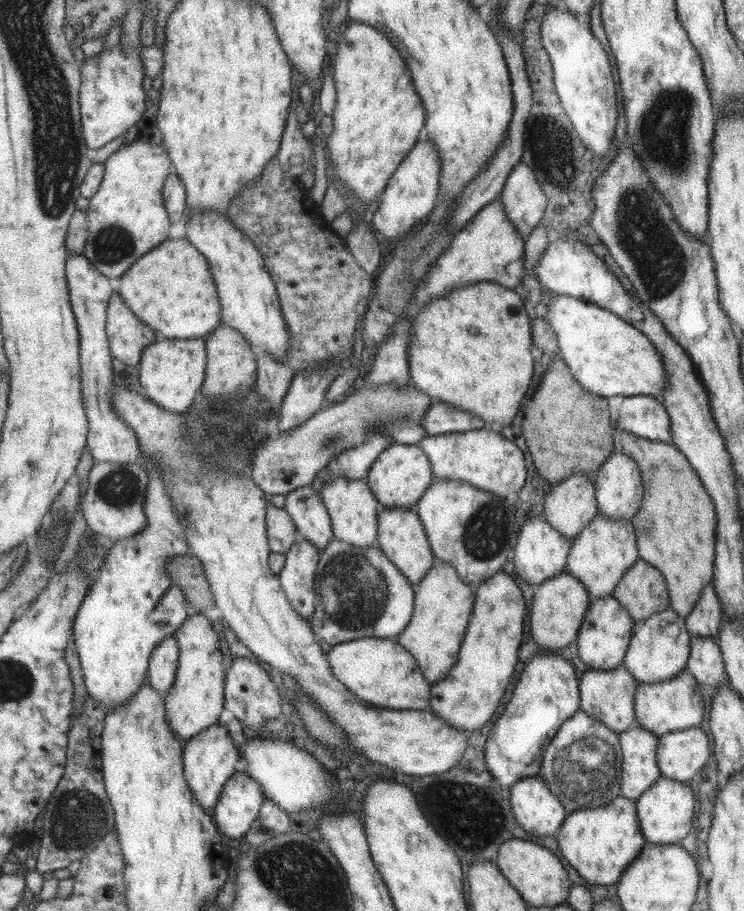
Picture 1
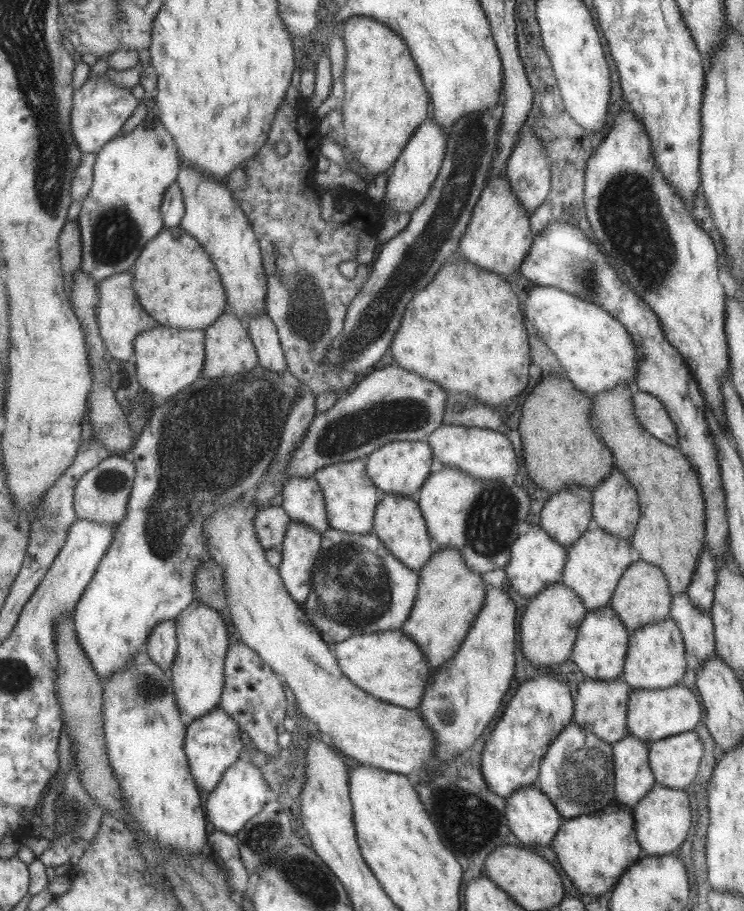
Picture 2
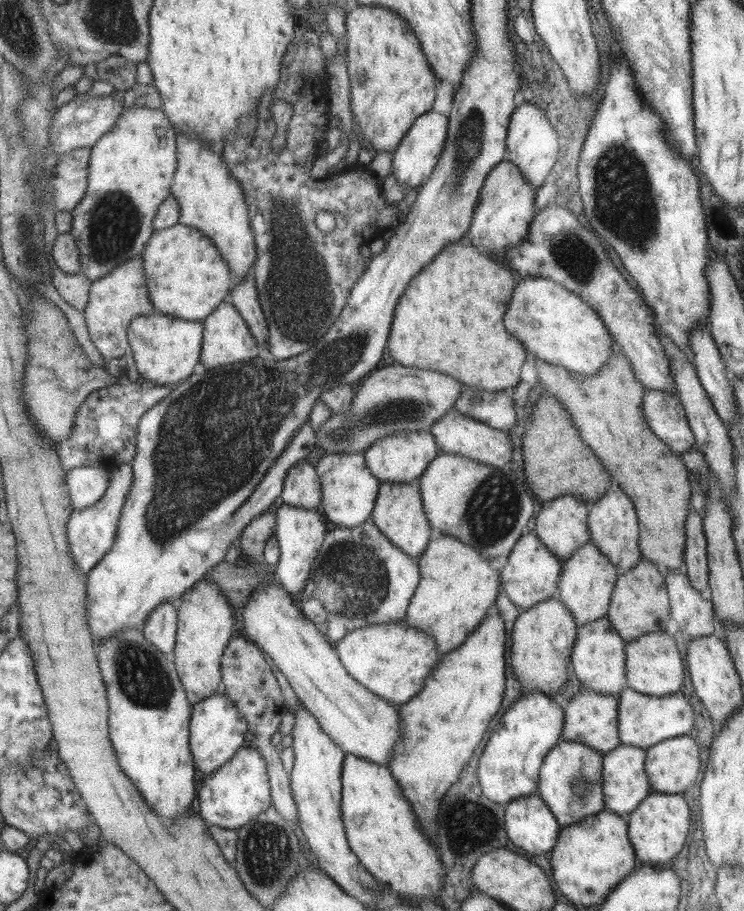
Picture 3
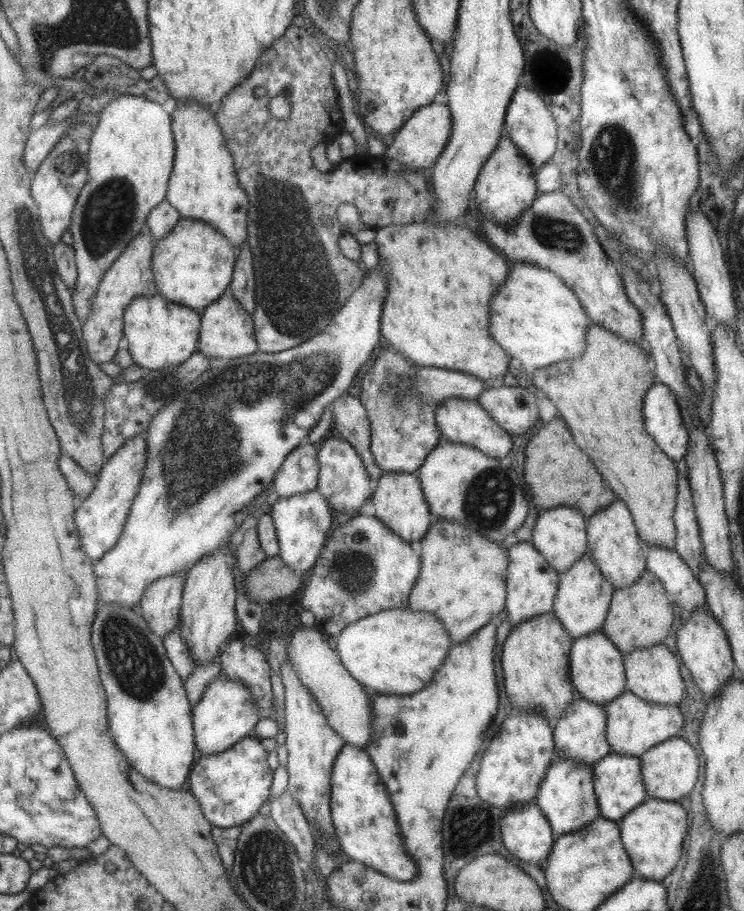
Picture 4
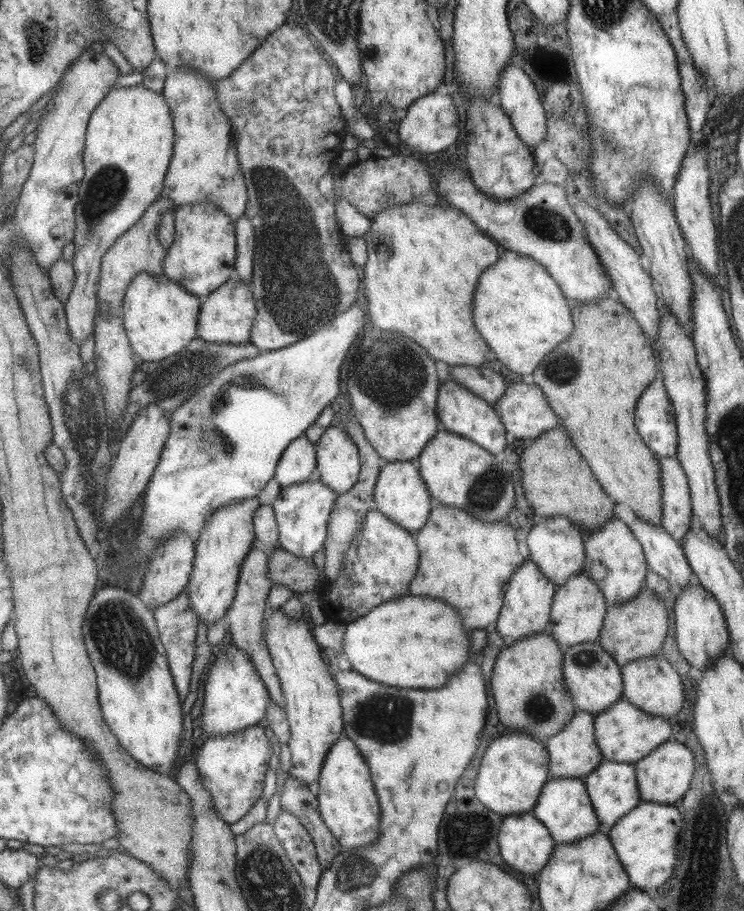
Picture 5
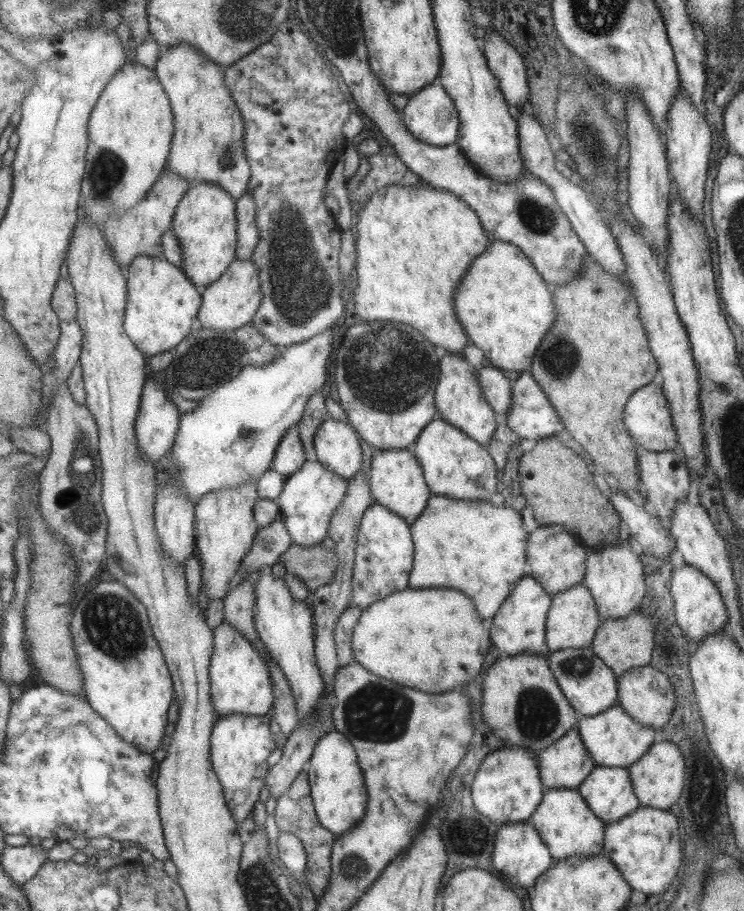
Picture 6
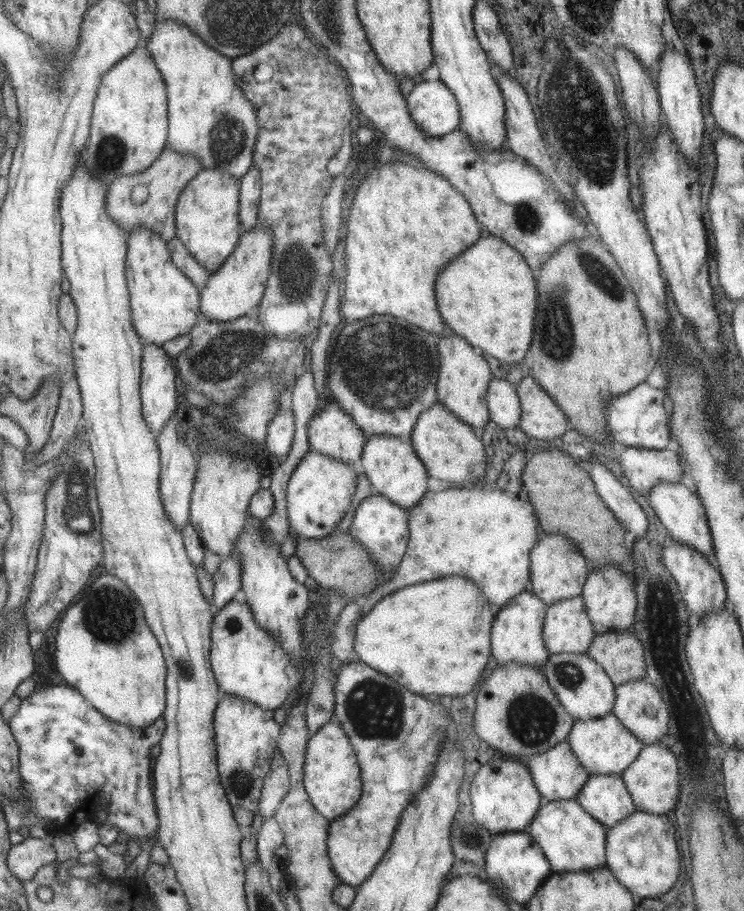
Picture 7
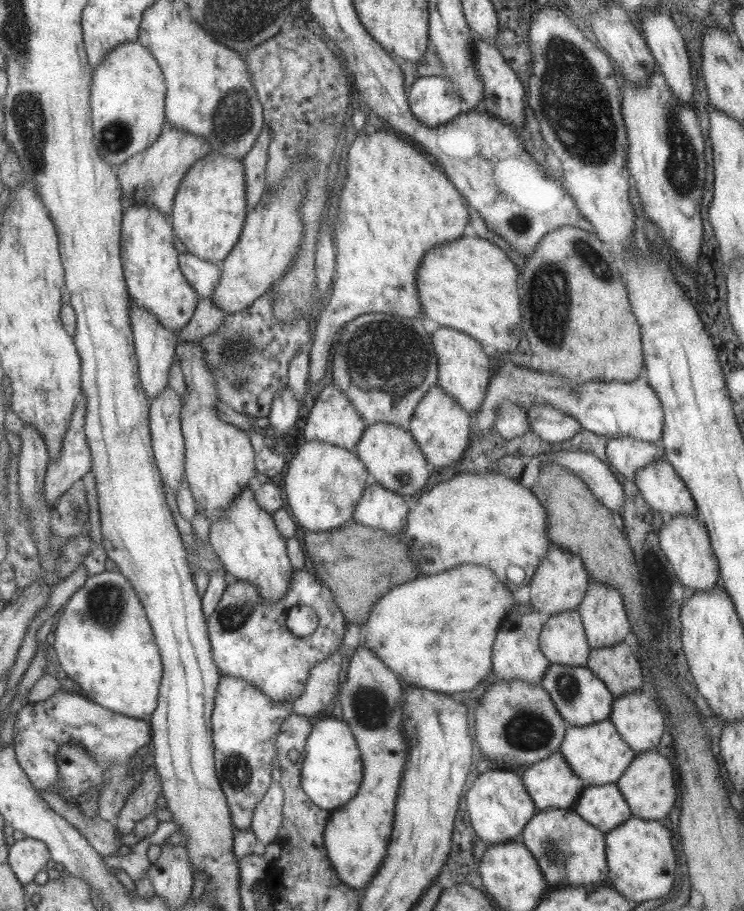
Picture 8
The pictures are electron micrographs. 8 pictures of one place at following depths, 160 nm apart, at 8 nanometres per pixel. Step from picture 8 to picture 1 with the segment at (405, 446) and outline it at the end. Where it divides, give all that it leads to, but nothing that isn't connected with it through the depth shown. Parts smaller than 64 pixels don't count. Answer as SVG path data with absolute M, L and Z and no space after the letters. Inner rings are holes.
M382 507L377 513L377 544L397 570L415 586L431 568L435 556L431 552L423 525L414 508Z

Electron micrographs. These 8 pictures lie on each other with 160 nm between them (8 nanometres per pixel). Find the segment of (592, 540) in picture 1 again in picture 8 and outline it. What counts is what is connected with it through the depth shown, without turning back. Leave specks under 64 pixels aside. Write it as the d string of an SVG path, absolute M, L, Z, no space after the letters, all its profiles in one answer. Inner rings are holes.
M564 610L544 621L538 647L550 663L586 666L590 651L586 640L579 613Z

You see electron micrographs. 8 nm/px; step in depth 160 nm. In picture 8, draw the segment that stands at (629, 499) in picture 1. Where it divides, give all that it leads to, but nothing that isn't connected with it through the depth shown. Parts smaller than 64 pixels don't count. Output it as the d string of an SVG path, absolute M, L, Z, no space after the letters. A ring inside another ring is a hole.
M590 579L576 611L590 649L617 644L630 632L631 626L619 593L602 582Z

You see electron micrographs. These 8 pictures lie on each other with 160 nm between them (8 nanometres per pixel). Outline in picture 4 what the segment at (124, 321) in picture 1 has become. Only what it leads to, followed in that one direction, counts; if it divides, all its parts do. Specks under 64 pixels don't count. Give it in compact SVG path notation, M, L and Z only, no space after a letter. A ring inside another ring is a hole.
M137 233L106 268L99 281L91 312L82 323L82 337L89 360L97 366L102 362L110 362L115 356L119 339L123 337L122 314L125 305L129 304L134 296L153 296L158 292L152 271L152 248L151 238Z

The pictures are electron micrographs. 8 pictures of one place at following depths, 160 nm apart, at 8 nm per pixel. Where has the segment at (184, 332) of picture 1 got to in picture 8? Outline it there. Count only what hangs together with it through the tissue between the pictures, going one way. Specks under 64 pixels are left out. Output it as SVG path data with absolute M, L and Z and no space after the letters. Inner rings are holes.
M209 152L203 158L197 159L181 177L173 197L169 221L174 236L181 241L181 244L185 245L187 253L193 254L193 256L201 260L219 265L219 262L229 254L229 251L237 242L247 211L242 158L233 159L229 158L229 156Z

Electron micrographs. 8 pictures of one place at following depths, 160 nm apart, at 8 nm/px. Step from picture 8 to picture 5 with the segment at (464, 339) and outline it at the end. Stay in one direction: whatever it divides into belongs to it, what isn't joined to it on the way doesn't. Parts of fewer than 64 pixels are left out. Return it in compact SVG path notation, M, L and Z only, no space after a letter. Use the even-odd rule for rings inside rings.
M449 377L439 386L436 401L441 428L472 440L492 455L504 450L506 431L492 405L469 392L467 388L459 386L455 379Z

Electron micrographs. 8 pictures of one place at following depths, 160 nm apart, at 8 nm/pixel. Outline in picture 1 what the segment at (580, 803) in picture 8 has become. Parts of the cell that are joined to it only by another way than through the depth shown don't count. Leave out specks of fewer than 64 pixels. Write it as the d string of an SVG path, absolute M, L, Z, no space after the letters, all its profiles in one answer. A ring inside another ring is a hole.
M636 726L618 733L618 741L622 758L620 795L636 801L660 777L656 761L658 737Z

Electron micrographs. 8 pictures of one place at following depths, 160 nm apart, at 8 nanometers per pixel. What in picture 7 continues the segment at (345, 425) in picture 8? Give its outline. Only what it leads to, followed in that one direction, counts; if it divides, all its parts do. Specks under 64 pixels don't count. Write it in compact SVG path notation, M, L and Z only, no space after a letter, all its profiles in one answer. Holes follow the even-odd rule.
M329 402L307 422L310 448L352 465L360 459L366 437L337 403Z

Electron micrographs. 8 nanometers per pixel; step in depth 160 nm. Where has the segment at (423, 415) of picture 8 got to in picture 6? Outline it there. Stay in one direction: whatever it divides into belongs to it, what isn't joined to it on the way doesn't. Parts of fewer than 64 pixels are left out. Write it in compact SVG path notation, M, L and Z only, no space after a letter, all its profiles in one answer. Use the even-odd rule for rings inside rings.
M438 416L429 424L425 424L425 428L421 428L410 449L419 461L424 481L432 495L445 496L453 500L489 501L497 492L495 486L500 469L495 466L486 447Z

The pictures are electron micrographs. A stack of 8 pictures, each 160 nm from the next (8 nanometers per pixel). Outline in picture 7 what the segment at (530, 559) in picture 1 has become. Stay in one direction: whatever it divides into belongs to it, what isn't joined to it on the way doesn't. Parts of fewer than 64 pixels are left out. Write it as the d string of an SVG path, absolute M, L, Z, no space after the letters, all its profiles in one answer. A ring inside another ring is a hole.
M526 589L498 609L490 628L490 655L495 658L497 665L511 662L542 668L549 655L542 640L546 608L545 603L541 602L530 589Z

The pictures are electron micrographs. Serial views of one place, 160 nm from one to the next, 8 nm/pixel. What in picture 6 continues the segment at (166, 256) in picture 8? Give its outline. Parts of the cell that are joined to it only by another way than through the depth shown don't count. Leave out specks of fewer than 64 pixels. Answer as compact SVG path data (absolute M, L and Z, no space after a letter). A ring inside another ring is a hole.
M147 255L134 256L125 270L126 275L126 307L124 310L123 328L133 344L147 358L163 351L171 351L196 325L197 313L201 297L193 287L193 283L180 267L169 264L163 258Z

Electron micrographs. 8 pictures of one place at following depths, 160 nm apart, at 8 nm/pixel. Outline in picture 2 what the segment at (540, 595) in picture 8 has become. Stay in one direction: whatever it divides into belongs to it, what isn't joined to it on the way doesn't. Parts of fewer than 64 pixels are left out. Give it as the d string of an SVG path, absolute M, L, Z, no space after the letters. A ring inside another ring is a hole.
M568 484L557 493L547 495L547 502L539 513L538 525L557 544L568 549L593 525L591 504L590 489Z

